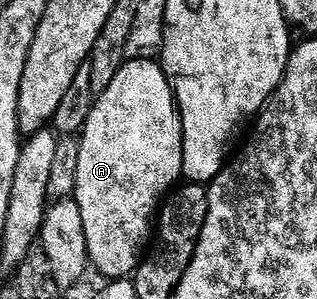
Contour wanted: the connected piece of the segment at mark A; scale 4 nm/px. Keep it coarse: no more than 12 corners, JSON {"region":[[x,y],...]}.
{"region":[[126,60],[79,133],[89,264],[136,274],[183,177],[156,60]]}

